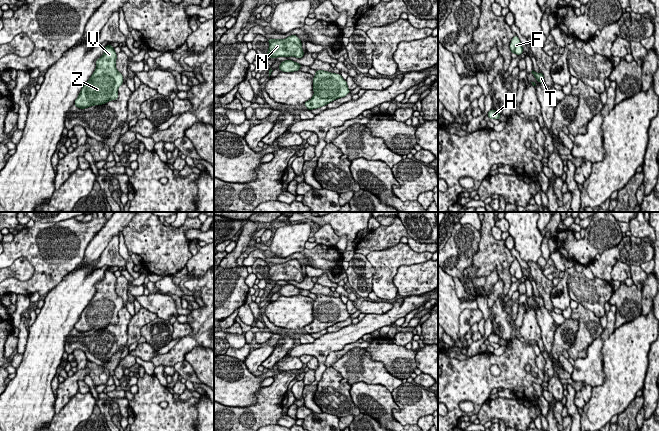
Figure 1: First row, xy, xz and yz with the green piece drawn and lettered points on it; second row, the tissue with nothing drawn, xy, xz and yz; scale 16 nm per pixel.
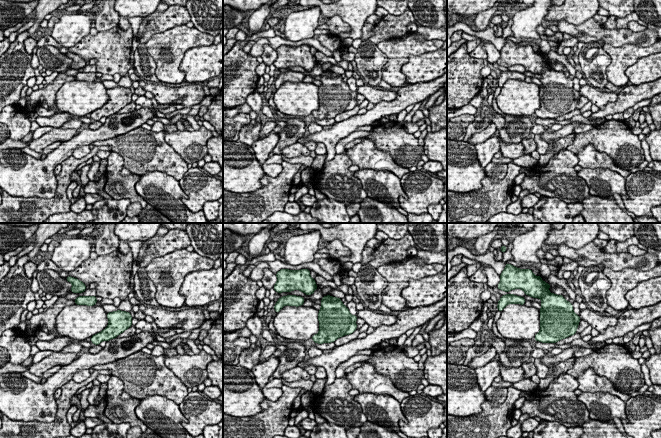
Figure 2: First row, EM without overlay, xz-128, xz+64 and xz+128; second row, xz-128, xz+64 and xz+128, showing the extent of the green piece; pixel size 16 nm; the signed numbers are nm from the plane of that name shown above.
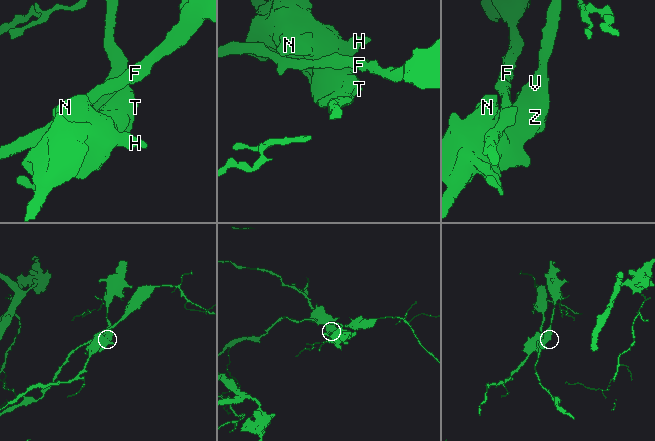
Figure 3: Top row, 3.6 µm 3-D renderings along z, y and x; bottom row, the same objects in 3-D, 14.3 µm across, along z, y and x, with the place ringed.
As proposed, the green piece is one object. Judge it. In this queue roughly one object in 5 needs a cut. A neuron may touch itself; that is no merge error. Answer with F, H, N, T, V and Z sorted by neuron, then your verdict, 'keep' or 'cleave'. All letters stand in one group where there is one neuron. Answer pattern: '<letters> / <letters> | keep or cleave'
F H N T V Z | keep

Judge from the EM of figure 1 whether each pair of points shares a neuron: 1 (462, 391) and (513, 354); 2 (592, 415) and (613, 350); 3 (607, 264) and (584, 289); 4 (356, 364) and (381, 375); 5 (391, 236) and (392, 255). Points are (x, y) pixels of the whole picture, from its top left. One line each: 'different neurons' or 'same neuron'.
1: same neuron
2: same neuron
3: different neurons
4: same neuron
5: different neurons

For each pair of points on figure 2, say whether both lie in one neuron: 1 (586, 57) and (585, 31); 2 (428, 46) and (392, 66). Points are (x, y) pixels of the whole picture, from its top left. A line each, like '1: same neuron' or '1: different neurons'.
1: different neurons
2: same neuron

